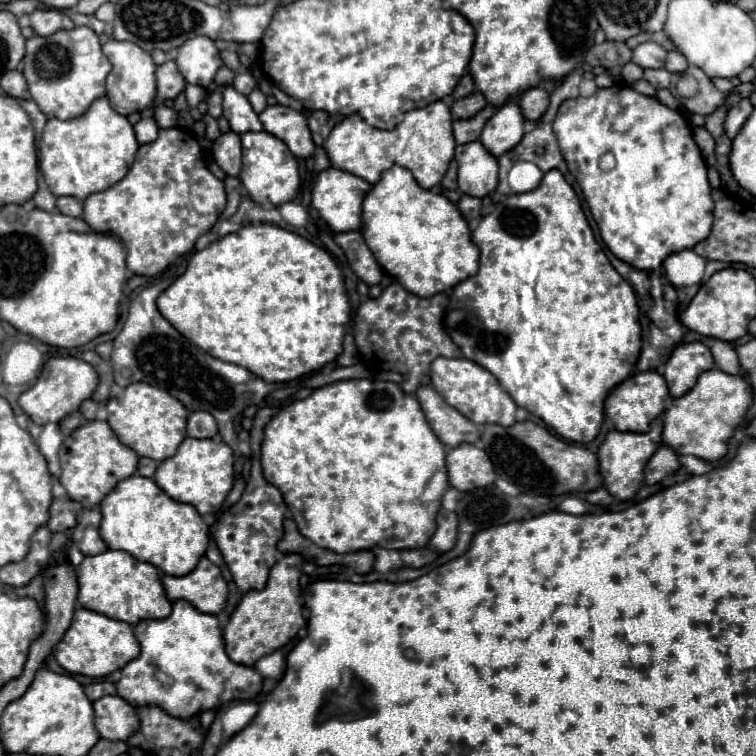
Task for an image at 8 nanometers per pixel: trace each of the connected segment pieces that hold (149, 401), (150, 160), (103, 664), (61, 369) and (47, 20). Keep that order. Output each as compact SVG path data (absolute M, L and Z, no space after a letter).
M133 382L129 384L119 396L107 402L109 412L109 426L119 436L119 440L133 448L139 456L153 458L157 462L171 458L177 452L177 446L185 438L187 426L187 410L177 398L173 398L167 390L157 386L149 386L147 382Z
M167 128L159 130L155 142L141 144L135 162L127 176L113 184L103 192L89 194L83 202L83 220L97 232L109 232L123 240L127 248L127 268L133 274L141 276L155 276L163 272L177 256L187 254L193 250L195 240L209 232L211 226L217 222L219 214L225 208L225 188L223 182L211 174L203 160L201 146L197 144L197 136L191 128Z
M77 608L73 614L73 622L61 642L55 646L55 660L69 674L83 674L91 678L107 676L119 668L123 668L129 660L137 658L139 646L133 636L133 628L127 622L113 620L105 614L97 614L87 608Z
M73 356L49 358L45 362L37 382L19 396L19 406L35 424L59 422L67 414L77 410L83 400L91 398L93 392L97 390L97 384L99 384L99 376L97 376L95 368L91 364L87 364L85 360L73 358Z
M37 8L35 12L31 12L31 28L35 30L35 34L39 36L49 36L61 28L69 30L73 28L73 20L63 14L61 10L53 10L53 8Z

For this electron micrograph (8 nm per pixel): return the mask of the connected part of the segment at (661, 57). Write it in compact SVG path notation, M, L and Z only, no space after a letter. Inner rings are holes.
M643 42L633 50L633 62L641 68L663 68L667 58L667 50L659 42Z

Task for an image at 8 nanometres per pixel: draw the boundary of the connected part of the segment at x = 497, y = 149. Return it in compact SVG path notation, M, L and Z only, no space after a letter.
M517 102L503 104L495 116L485 124L481 142L493 156L501 156L511 150L525 134L525 116Z

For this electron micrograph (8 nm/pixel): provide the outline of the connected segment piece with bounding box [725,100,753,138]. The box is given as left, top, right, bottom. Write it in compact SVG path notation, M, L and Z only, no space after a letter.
M741 100L739 110L727 114L727 120L725 120L725 132L727 132L729 138L735 138L735 134L737 134L737 132L741 130L741 126L743 126L743 122L749 118L751 110L753 110L751 102L749 102L749 100Z

